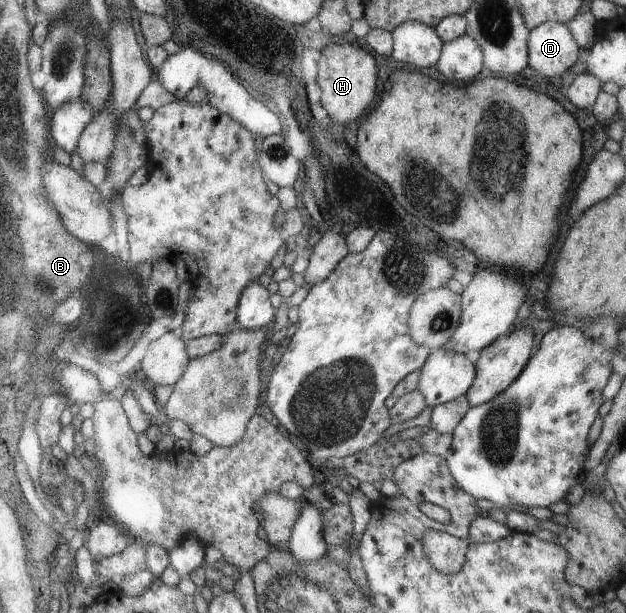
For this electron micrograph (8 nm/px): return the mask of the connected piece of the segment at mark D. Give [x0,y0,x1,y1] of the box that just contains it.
[526,21,579,78]

